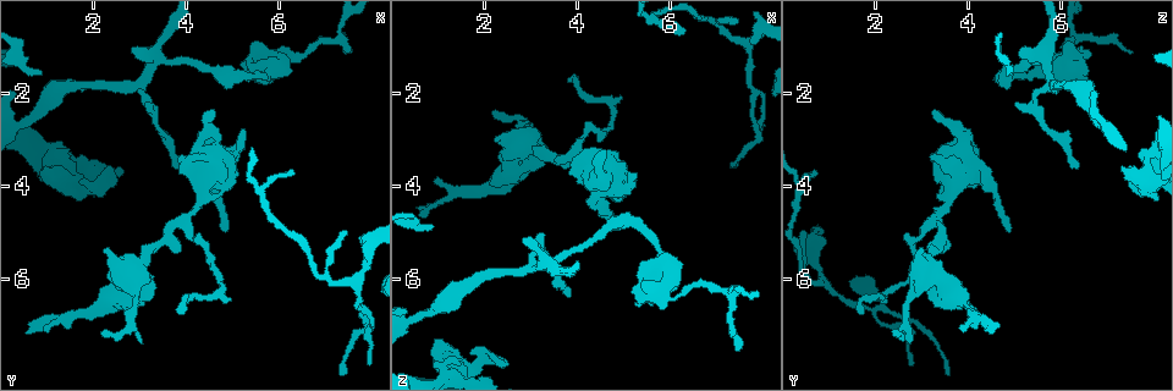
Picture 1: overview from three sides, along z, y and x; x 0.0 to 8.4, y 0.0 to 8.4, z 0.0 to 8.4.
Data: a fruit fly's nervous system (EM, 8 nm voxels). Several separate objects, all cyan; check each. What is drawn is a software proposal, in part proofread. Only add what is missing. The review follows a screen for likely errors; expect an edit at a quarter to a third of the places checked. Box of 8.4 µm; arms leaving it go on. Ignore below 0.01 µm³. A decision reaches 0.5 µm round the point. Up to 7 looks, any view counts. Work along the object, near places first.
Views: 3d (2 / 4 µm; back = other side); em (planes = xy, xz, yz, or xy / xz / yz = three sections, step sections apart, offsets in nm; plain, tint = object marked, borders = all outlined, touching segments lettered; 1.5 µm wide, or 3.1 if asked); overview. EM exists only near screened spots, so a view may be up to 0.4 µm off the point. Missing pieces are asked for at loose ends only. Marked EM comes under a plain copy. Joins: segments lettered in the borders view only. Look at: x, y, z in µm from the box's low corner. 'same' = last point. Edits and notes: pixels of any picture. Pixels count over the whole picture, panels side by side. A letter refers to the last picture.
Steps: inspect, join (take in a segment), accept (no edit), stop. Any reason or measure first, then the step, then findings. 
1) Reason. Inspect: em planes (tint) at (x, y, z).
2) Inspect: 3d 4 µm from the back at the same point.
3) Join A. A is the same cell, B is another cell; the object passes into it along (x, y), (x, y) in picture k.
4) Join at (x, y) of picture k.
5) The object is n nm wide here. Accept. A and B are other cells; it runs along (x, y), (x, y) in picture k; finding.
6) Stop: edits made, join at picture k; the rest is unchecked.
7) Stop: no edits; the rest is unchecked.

Free end. Inspect: 3d 4 µm from the back at (4.55, 2.40, 3.25).

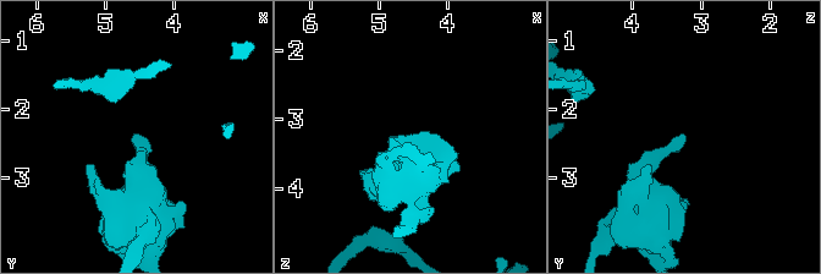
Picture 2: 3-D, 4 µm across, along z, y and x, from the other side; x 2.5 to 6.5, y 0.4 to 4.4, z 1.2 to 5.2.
Need the tissue. Inspect: em planes (borders) at (4.60, 2.40, 3.25).

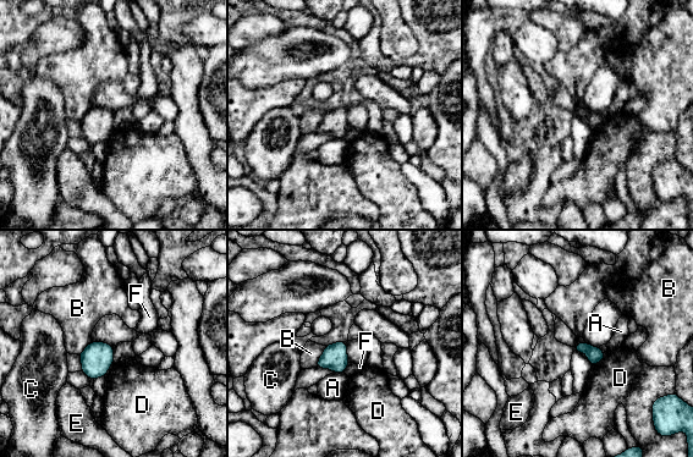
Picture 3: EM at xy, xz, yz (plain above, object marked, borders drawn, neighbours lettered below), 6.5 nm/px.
The object is 110 nm wide here. Accept. A, B, C, D, E and F are other cells; no lettered segment goes on from it.

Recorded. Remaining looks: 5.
An open end. Inspect: 3d 2 µm at (6.20, 1.05, 6.35).

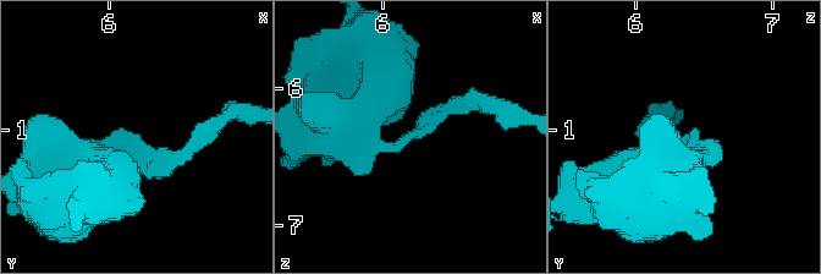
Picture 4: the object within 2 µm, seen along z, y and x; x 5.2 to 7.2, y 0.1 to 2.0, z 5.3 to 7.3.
Need the tissue. Inspect: em xy step 8 (borders) at (6.22, 1.02, 6.36).

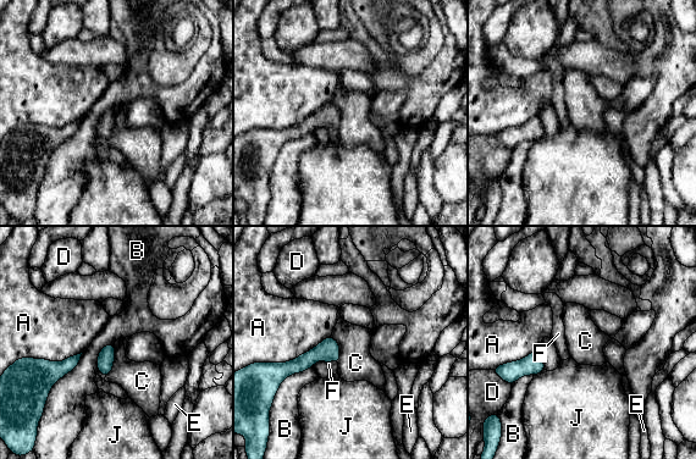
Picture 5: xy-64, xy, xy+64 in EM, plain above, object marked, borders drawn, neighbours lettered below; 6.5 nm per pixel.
Inspect: em planes (borders) at the same point.

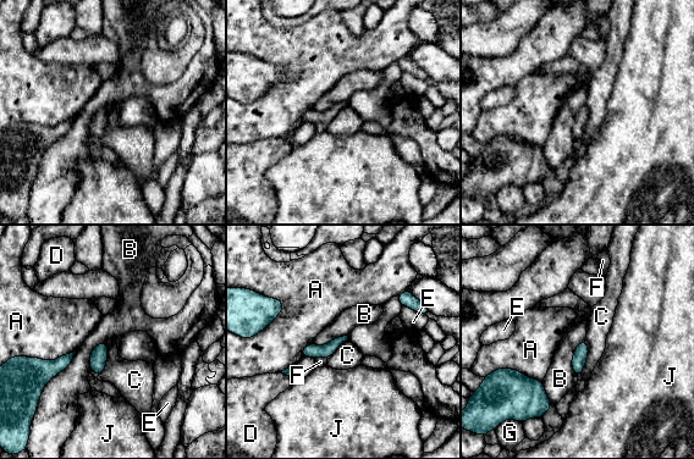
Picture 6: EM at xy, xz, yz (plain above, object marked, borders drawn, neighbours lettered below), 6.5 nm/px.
Accept. A, B, C, D, E, F, G and J are other cells; it runs along (341, 339), (328, 350), (306, 353) in picture 6; no lettered segment goes on from it.

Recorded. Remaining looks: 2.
An open end. Inspect: em planes (borders) at (1.80, 3.90, 7.45).

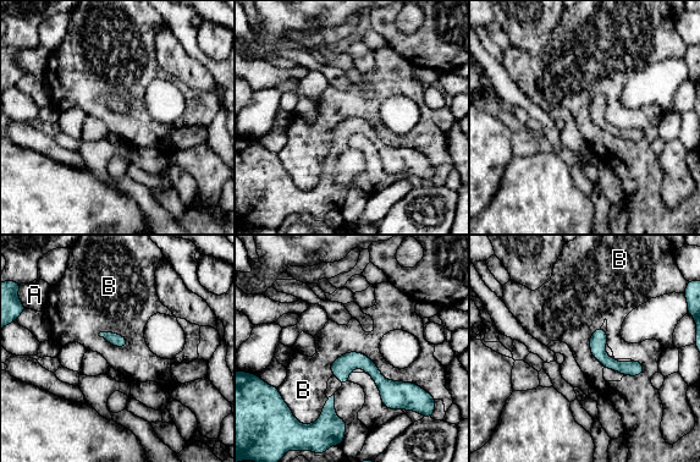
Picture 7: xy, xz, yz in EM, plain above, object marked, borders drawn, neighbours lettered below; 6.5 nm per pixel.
Join B. B is the same cell, A is another cell; the cell continues.

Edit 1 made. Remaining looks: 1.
Stop: edits made, join at picture 7; the rest is unchecked.

